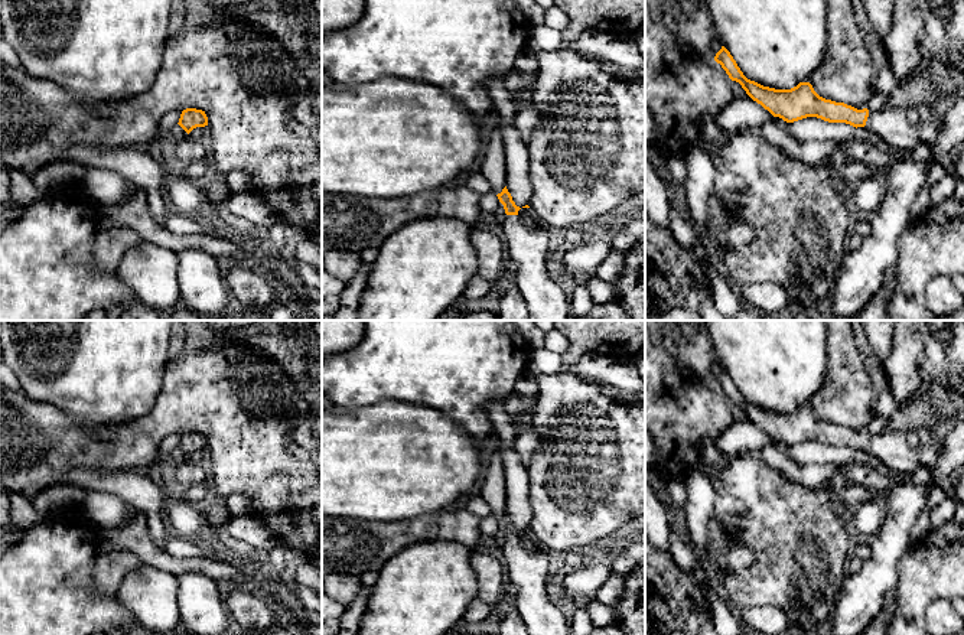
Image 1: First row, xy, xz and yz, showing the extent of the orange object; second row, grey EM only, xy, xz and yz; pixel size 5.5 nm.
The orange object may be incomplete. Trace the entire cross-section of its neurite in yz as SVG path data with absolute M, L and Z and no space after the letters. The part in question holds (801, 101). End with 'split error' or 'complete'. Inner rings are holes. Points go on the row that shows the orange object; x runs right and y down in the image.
M724 46L716 53L714 61L722 65L732 81L742 85L753 101L786 123L817 117L828 123L846 123L856 128L866 127L898 152L912 152L918 143L929 146L939 134L942 124L939 113L932 121L919 121L913 126L905 110L893 107L883 107L876 113L870 113L867 108L857 110L820 97L810 82L799 82L791 89L763 87L743 75Z; split error

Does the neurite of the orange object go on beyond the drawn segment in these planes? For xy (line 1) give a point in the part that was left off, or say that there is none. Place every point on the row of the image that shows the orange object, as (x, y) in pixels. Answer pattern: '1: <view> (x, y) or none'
1: none

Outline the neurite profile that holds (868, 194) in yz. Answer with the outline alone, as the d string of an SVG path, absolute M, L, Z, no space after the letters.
M879 176L862 179L851 185L851 189L850 203L859 216L876 211L885 196L885 185L880 182Z

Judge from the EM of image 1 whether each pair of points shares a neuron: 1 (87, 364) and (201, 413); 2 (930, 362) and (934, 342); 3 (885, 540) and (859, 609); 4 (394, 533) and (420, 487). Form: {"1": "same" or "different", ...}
{"1": "different", "2": "same", "3": "same", "4": "different"}

